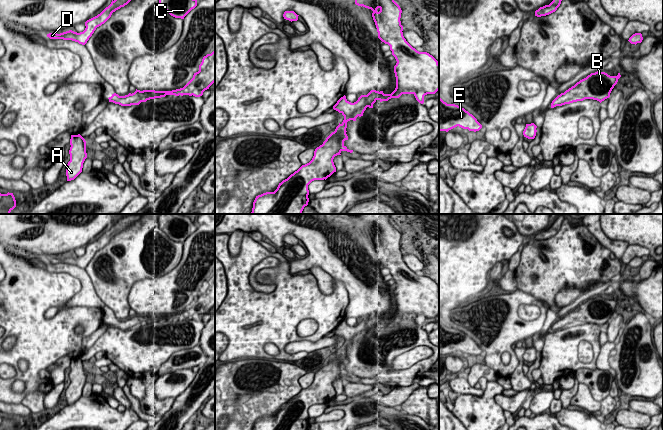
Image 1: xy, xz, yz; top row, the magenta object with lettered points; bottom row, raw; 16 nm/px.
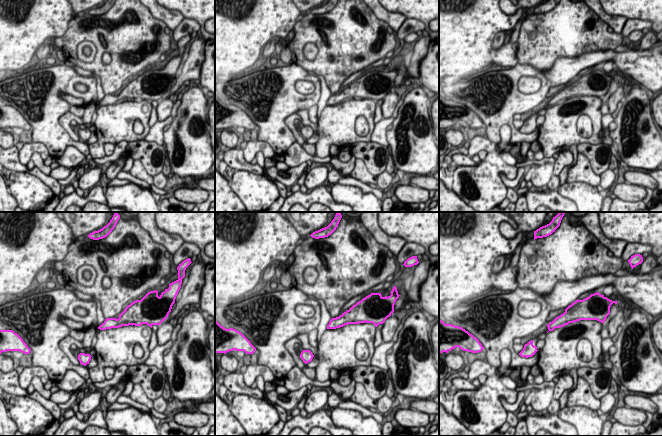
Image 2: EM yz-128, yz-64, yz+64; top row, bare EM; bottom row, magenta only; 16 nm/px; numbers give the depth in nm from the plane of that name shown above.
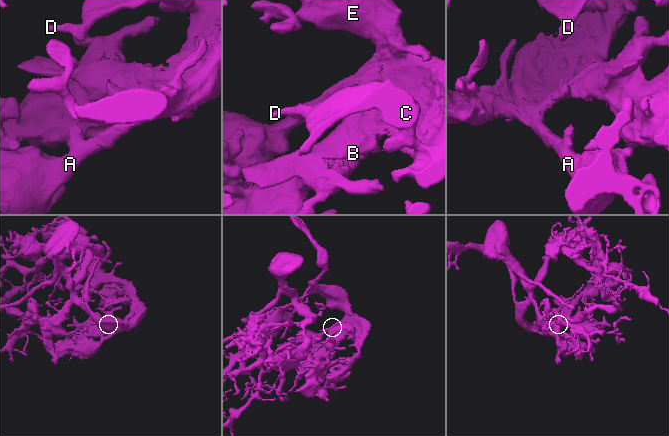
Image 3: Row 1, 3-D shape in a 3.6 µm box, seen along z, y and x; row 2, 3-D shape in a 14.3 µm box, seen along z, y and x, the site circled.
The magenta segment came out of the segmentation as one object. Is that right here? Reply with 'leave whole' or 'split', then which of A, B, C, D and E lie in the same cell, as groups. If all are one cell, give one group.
leave whole | A B C D E

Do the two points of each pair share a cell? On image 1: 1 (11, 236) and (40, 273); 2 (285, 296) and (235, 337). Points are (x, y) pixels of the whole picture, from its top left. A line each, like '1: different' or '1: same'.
1: different
2: same

